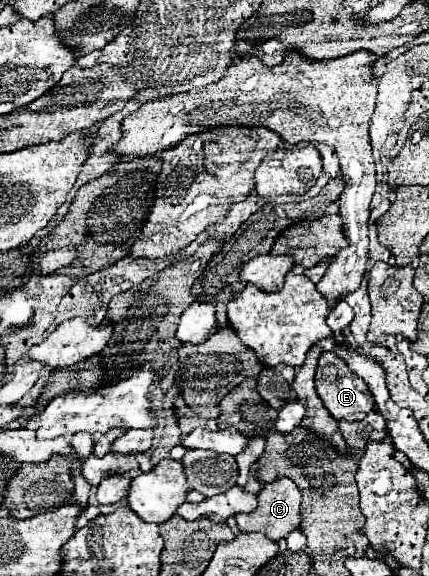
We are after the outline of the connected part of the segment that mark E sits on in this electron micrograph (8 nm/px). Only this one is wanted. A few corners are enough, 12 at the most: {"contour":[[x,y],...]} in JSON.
{"contour":[[335,352],[321,354],[315,386],[337,420],[375,406],[367,384]]}

